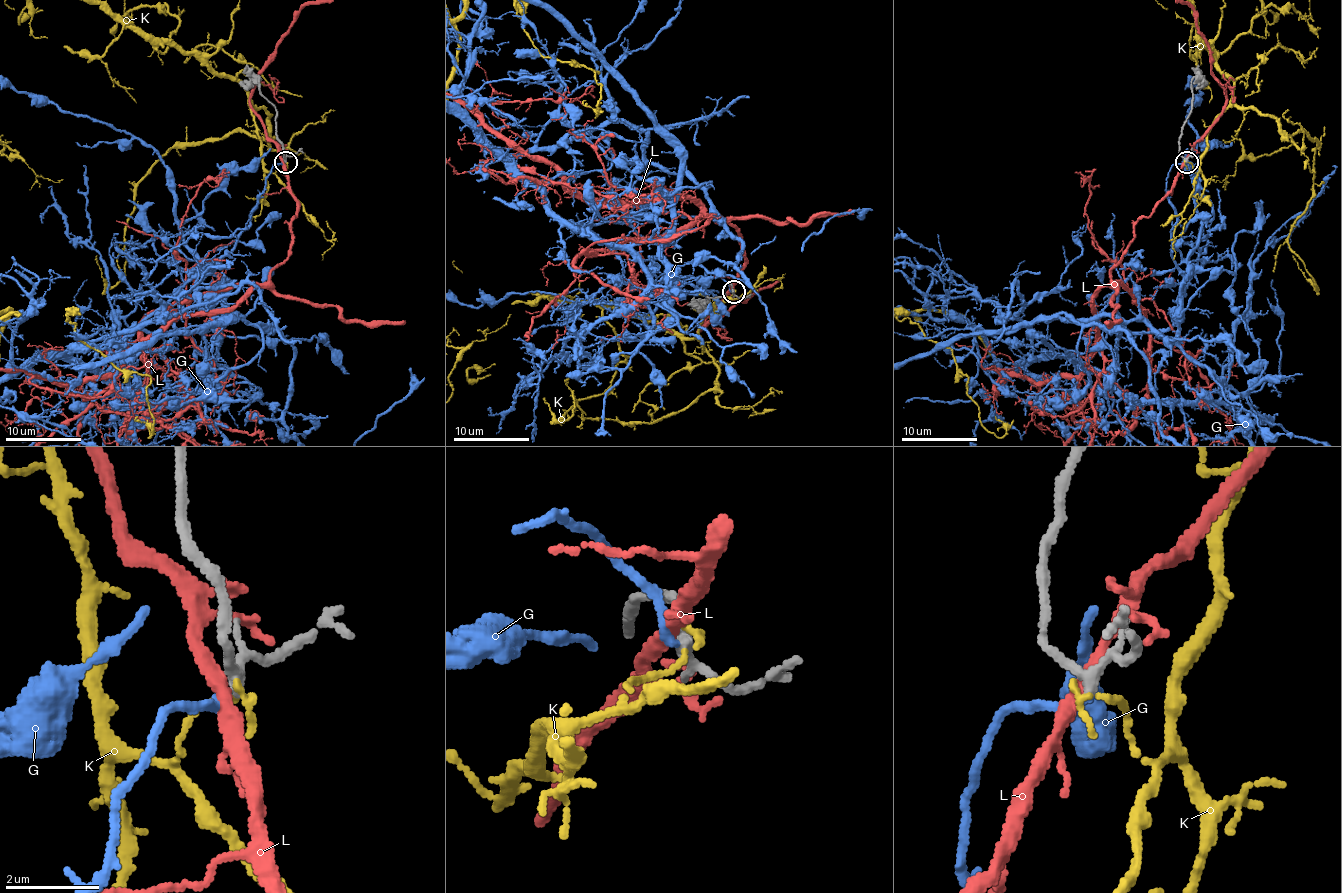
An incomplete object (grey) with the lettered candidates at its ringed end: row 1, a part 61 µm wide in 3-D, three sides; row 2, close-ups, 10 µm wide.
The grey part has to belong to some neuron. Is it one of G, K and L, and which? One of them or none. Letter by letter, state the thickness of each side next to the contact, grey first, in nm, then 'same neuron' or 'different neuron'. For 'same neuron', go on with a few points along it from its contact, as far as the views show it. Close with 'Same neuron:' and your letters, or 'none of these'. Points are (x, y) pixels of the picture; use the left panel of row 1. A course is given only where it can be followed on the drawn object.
G: 190/180 nm | different neuron
K: 200/140 nm | different neuron
L: 200/320 nm | different neuron
Same neuron: none of these

